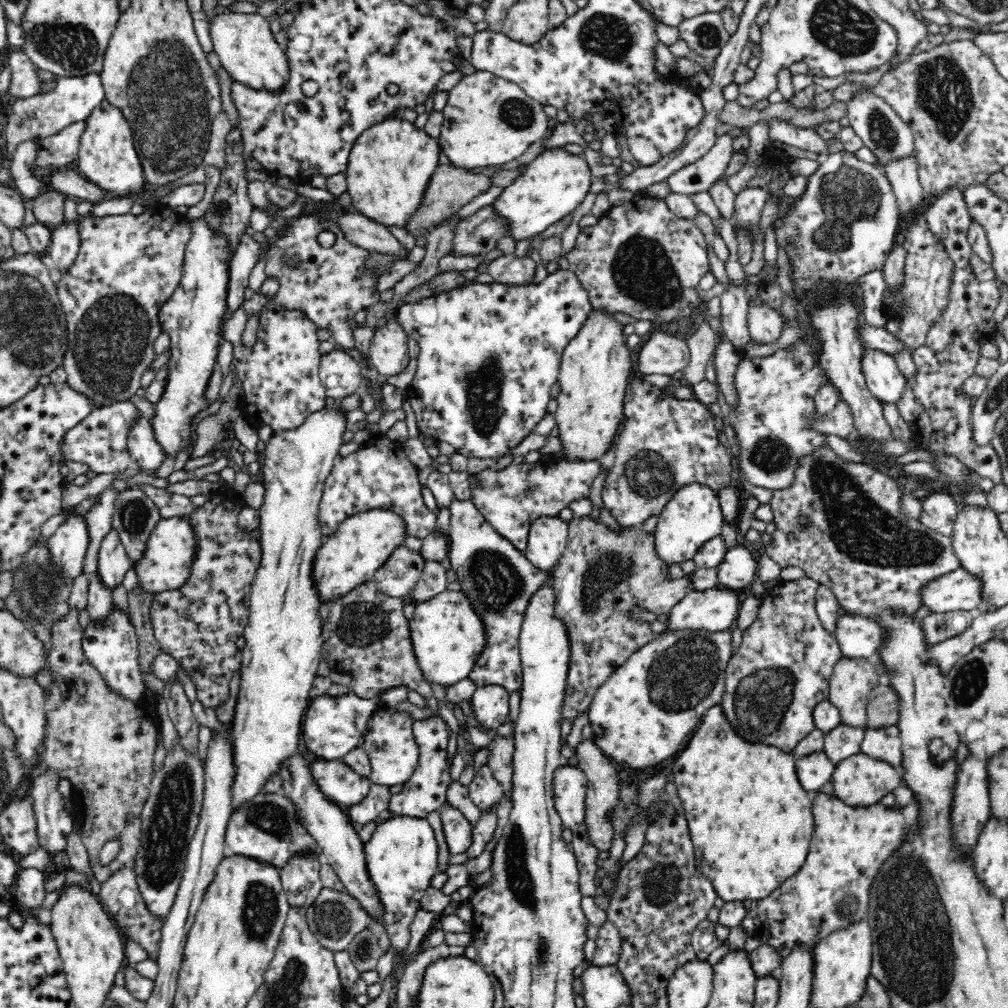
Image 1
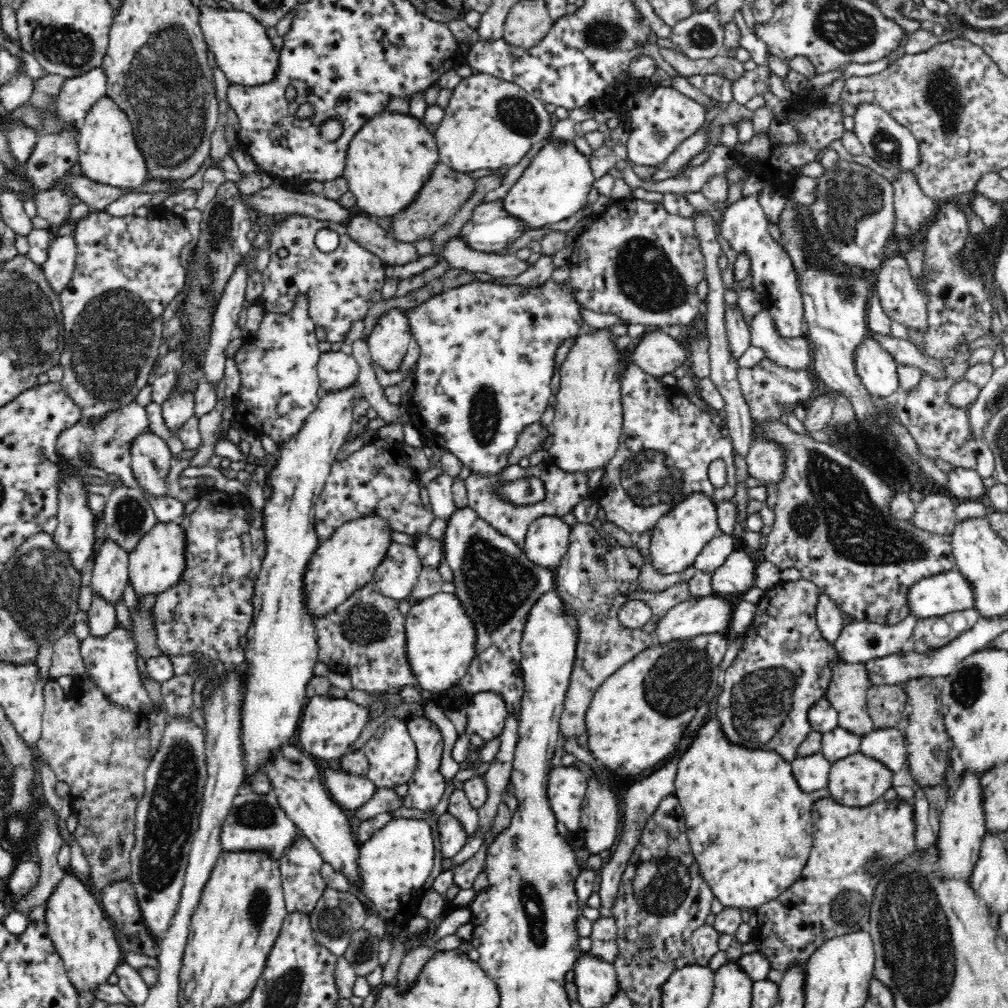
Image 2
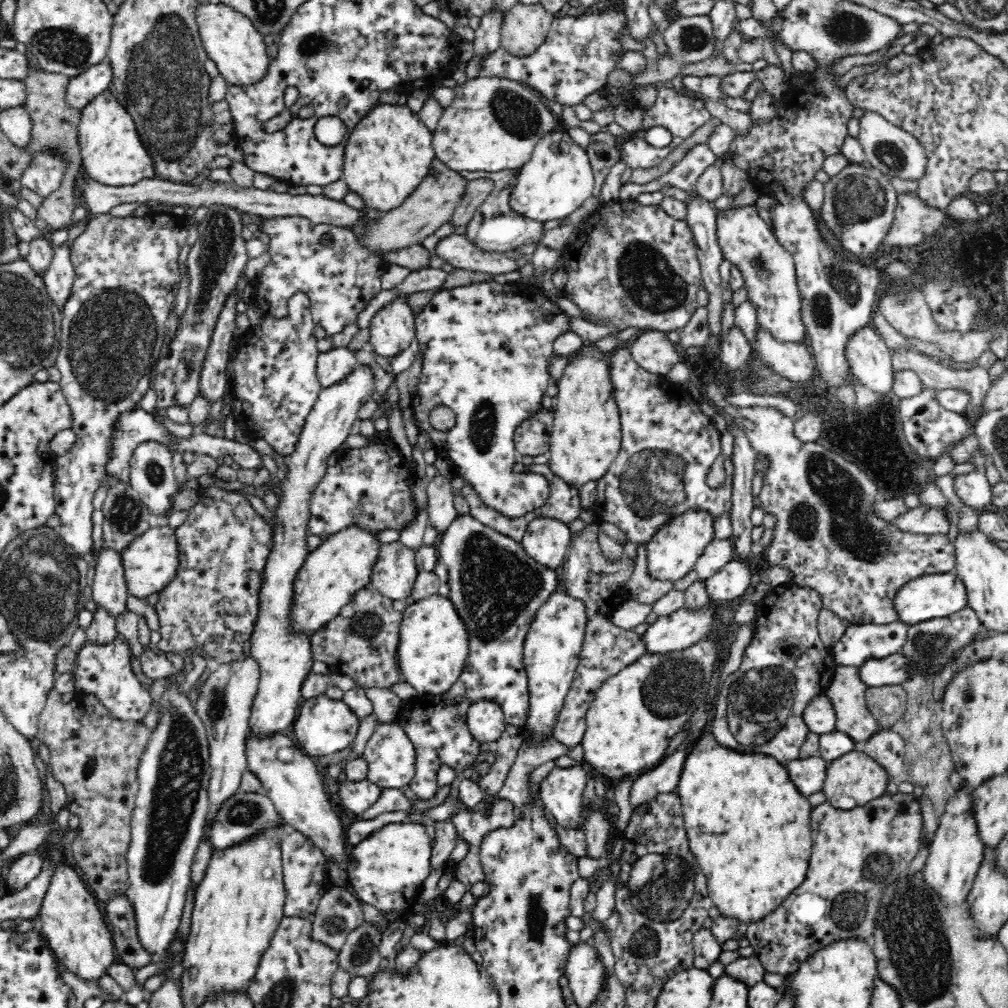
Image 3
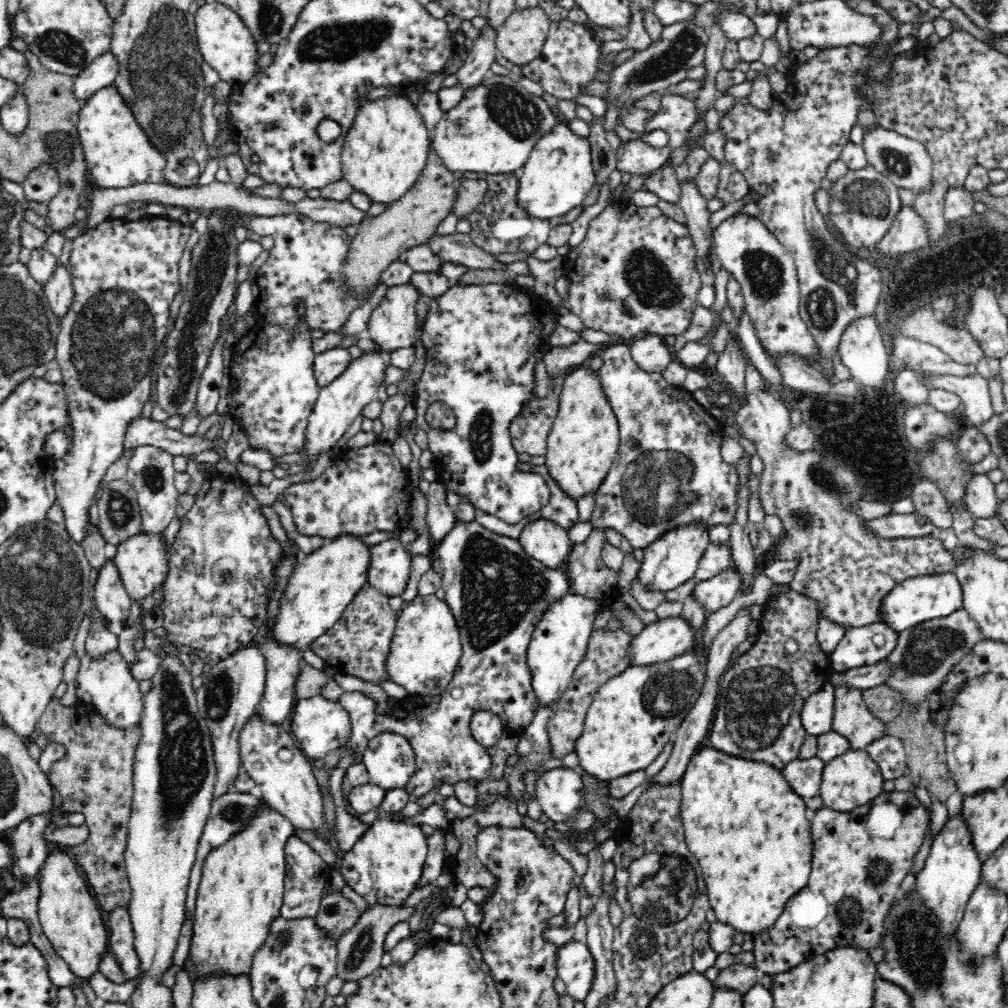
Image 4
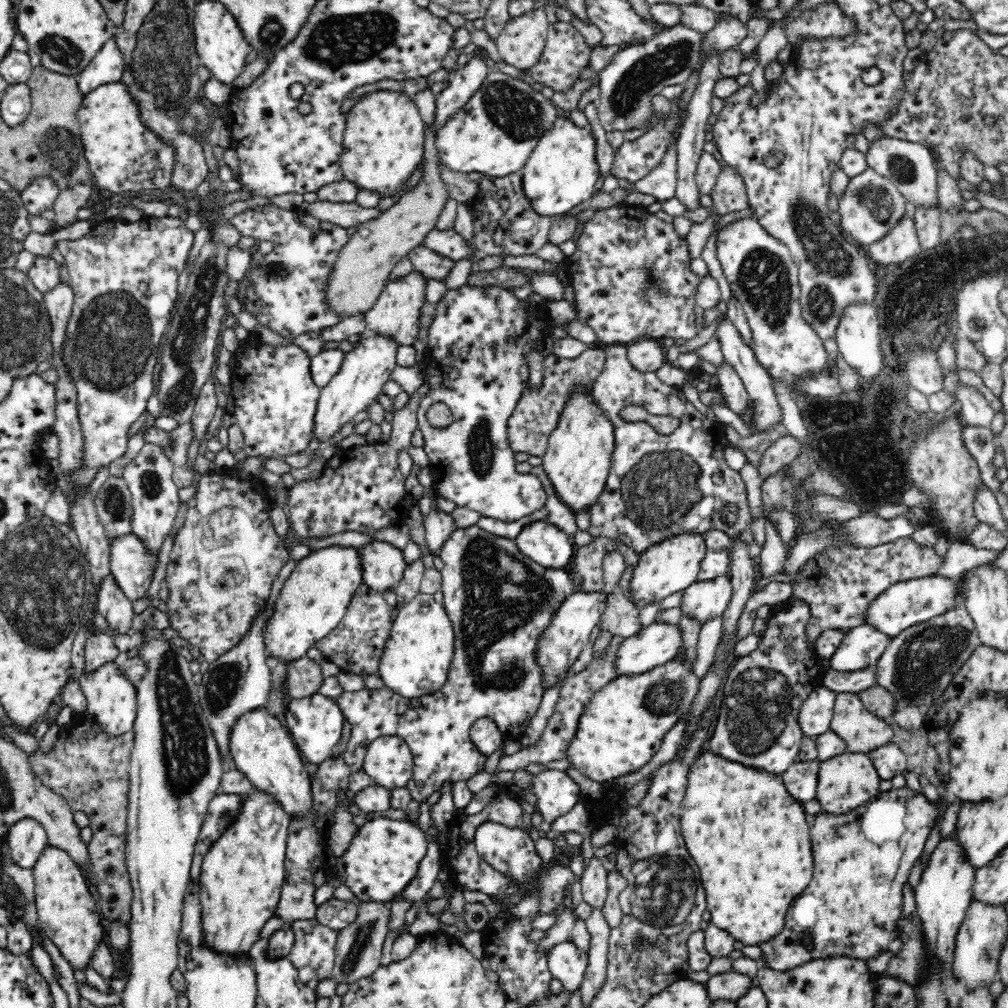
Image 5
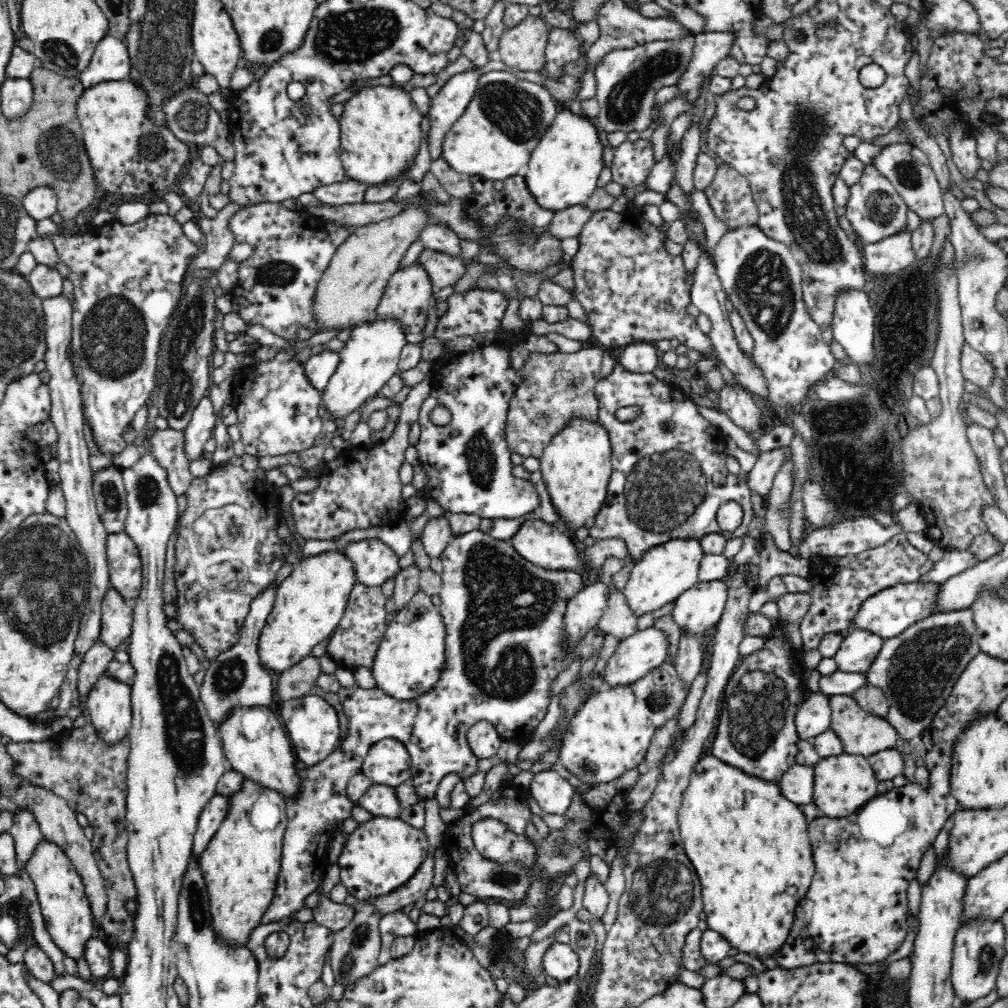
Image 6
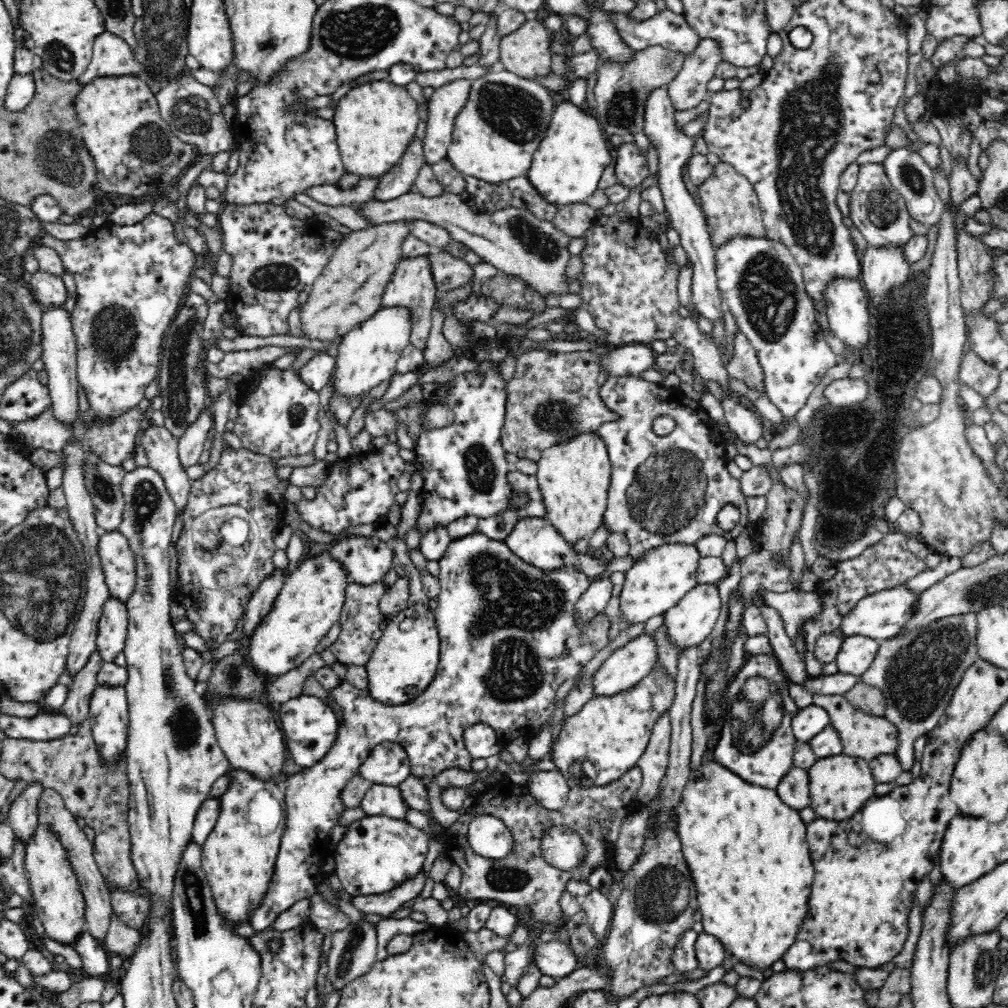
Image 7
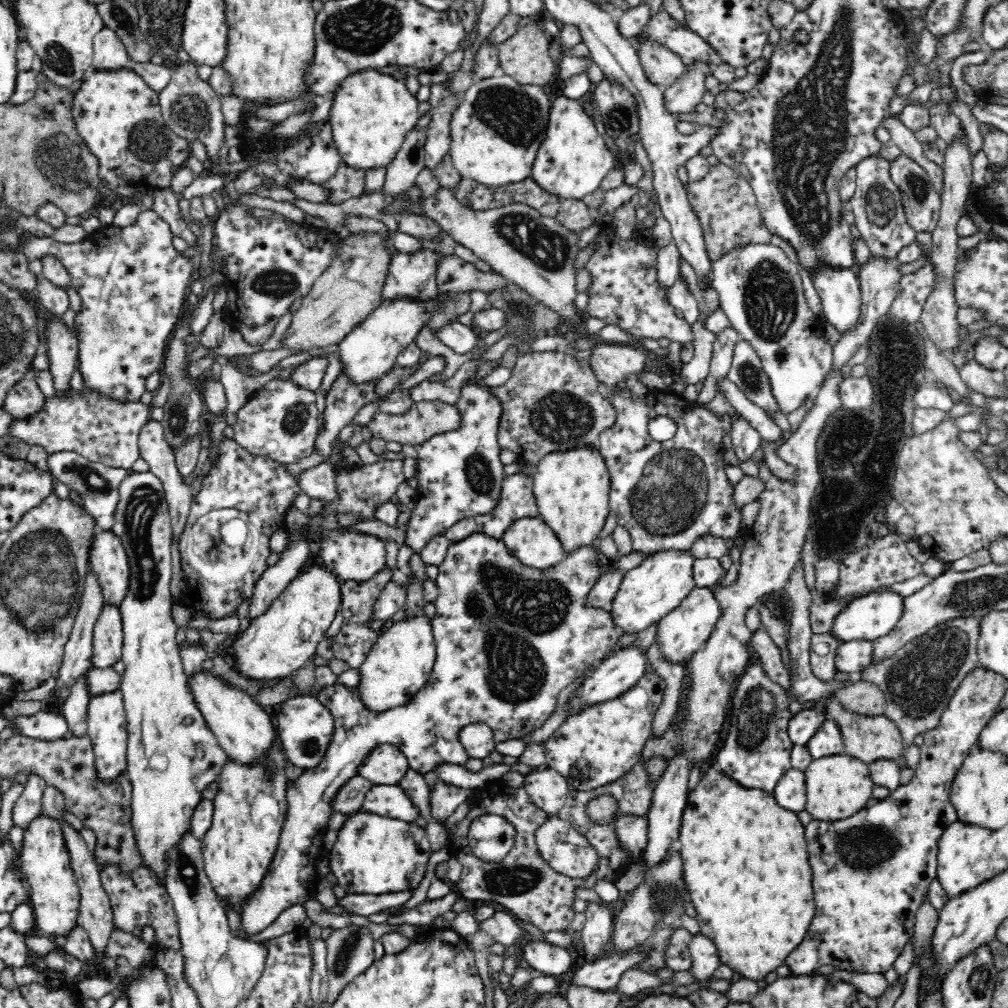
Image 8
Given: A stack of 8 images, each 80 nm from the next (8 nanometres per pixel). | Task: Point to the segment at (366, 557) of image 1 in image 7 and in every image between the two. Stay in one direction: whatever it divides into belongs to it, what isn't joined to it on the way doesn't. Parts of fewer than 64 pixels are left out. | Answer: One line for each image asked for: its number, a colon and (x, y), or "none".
2: (347, 560)
3: (342, 565)
4: (326, 580)
5: (312, 602)
6: (309, 603)
7: (311, 599)

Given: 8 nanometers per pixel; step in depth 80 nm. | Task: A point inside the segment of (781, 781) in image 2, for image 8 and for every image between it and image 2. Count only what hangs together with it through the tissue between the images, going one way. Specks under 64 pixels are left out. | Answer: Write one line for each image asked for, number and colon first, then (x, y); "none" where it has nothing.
3: (747, 825)
4: (747, 827)
5: (749, 836)
6: (749, 844)
7: (746, 849)
8: (746, 864)

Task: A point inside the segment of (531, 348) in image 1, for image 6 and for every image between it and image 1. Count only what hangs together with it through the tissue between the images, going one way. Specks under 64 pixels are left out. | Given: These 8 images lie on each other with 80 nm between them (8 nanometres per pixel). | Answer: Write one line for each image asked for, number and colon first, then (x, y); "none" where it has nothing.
2: (488, 351)
3: (486, 347)
4: (482, 342)
5: (479, 339)
6: (468, 463)

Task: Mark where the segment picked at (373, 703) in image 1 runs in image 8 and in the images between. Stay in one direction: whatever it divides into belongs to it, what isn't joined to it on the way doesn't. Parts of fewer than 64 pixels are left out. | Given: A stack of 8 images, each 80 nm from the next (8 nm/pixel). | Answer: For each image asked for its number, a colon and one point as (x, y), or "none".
2: (328, 726)
3: (324, 726)
4: (319, 725)
5: (316, 722)
6: (311, 722)
7: (310, 726)
8: (306, 727)

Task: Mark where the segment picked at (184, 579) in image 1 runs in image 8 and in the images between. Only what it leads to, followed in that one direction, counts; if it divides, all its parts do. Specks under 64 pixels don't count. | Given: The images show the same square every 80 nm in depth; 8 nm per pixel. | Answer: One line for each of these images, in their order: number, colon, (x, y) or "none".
2: (158, 563)
3: (151, 562)
4: (144, 560)
5: (132, 563)
6: (126, 572)
7: (118, 560)
8: (108, 557)

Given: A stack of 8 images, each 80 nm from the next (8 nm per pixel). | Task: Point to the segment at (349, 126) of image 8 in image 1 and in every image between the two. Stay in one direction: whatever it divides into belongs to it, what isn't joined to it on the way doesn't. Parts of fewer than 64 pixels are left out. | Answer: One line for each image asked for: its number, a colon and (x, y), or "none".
1: (389, 169)
2: (389, 160)
3: (389, 154)
4: (386, 149)
5: (383, 145)
6: (381, 134)
7: (376, 121)

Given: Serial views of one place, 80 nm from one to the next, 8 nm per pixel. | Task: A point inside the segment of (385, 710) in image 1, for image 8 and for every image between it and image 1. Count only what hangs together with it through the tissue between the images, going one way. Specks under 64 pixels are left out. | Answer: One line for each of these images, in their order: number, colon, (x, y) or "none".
2: (392, 754)
3: (391, 756)
4: (389, 758)
5: (389, 762)
6: (388, 763)
7: (388, 763)
8: (386, 765)

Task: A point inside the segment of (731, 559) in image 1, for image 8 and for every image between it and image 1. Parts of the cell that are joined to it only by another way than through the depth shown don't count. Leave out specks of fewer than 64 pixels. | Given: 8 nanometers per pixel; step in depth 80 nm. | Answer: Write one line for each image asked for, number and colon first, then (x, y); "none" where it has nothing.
2: (735, 576)
3: (728, 585)
4: (716, 592)
5: (706, 599)
6: (702, 605)
7: (690, 621)
8: (686, 628)

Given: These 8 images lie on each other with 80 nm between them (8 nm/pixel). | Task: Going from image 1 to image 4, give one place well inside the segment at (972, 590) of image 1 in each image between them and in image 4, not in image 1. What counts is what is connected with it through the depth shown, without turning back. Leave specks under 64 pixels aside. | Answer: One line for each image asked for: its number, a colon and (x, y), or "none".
2: (948, 592)
3: (938, 595)
4: (918, 599)

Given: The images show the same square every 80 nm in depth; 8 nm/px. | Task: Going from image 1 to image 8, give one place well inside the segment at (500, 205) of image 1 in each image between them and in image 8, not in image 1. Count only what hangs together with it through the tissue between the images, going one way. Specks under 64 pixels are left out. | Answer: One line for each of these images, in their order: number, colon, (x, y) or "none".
2: (555, 185)
3: (557, 179)
4: (557, 177)
5: (560, 173)
6: (563, 169)
7: (566, 166)
8: (572, 160)

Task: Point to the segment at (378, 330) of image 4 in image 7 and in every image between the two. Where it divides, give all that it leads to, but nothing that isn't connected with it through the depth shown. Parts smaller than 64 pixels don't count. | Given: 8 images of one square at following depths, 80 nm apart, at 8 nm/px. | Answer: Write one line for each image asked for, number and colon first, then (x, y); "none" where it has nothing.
5: (395, 316)
6: (406, 300)
7: (412, 287)

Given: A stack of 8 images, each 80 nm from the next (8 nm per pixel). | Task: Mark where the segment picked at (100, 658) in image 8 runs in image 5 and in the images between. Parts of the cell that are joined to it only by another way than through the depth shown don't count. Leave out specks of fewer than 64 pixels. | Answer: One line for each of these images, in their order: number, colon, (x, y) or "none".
5: (111, 602)
6: (117, 616)
7: (113, 625)

